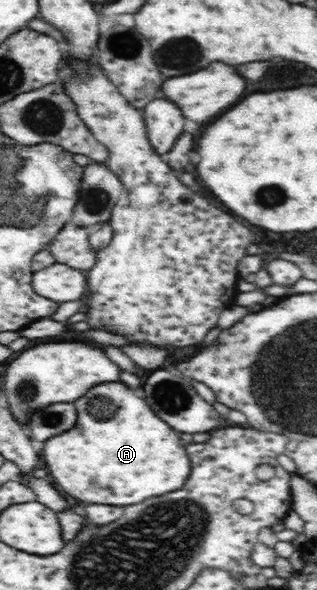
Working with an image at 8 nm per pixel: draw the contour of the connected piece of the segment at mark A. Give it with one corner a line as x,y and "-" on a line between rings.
113,381
110,383
99,384
95,388
91,388
83,398
75,402
77,411
77,422
72,429
66,430
61,434
52,436
49,438
43,446
42,457
46,462
48,468
47,472
50,472
49,477
53,478
52,482
57,482
57,486
61,486
69,496
73,498
81,498
81,502
89,502
89,504
113,504
115,506
129,506
129,504
139,504
151,496
163,496
167,492
173,492
179,490
183,484
186,483
189,478
192,466
191,461
187,458
187,452
179,440
179,432
175,432
169,424
165,424
143,398
136,396
132,388
129,388
125,383
121,381

